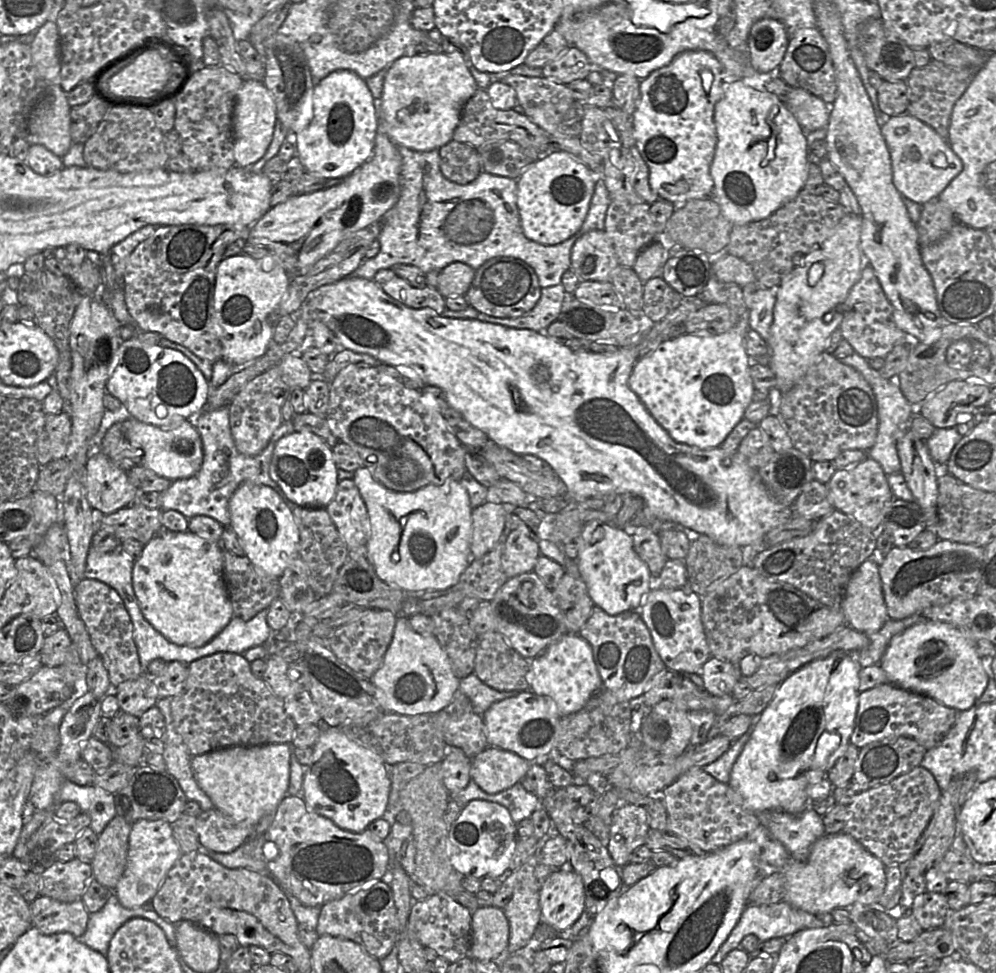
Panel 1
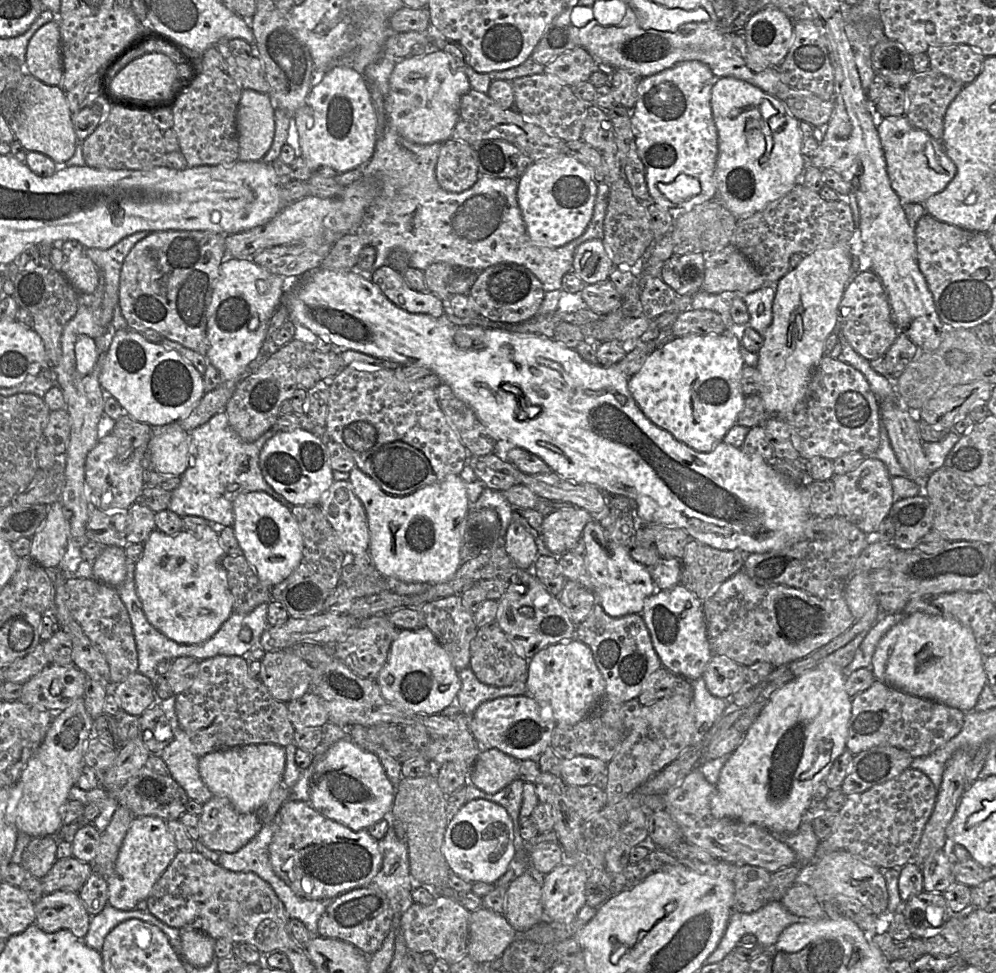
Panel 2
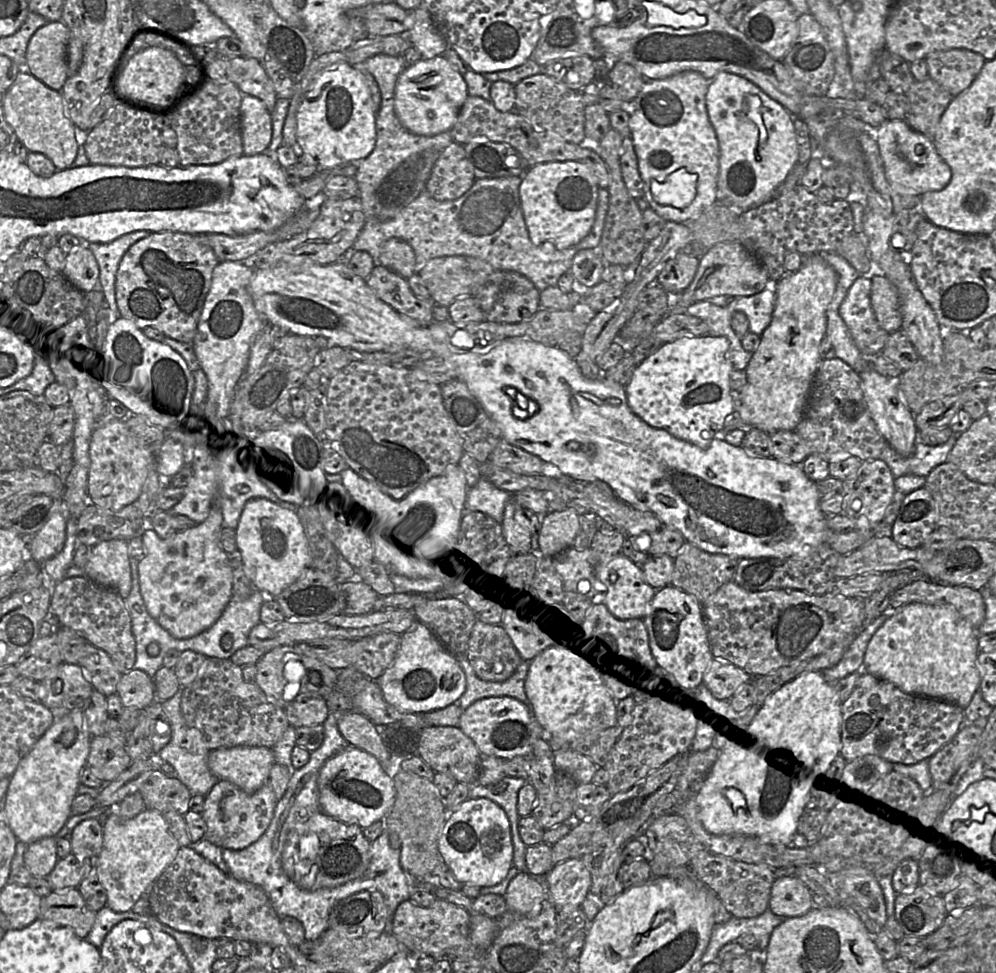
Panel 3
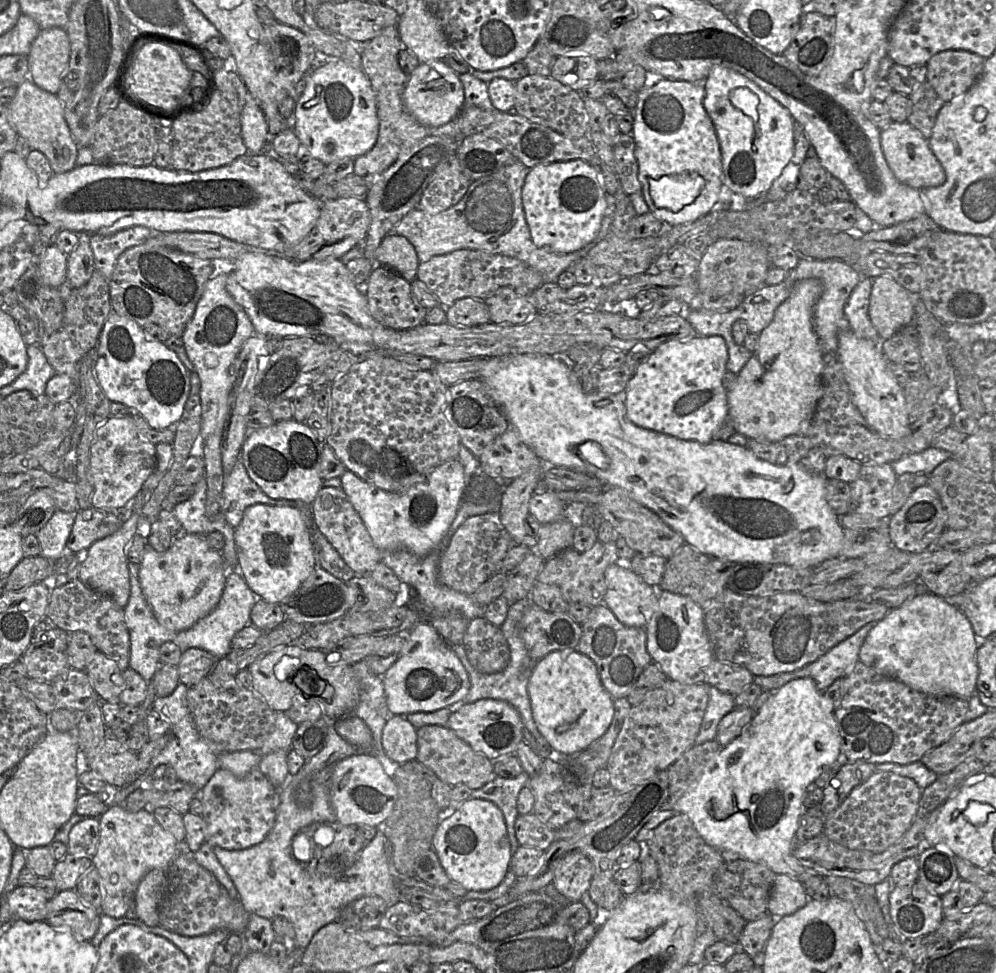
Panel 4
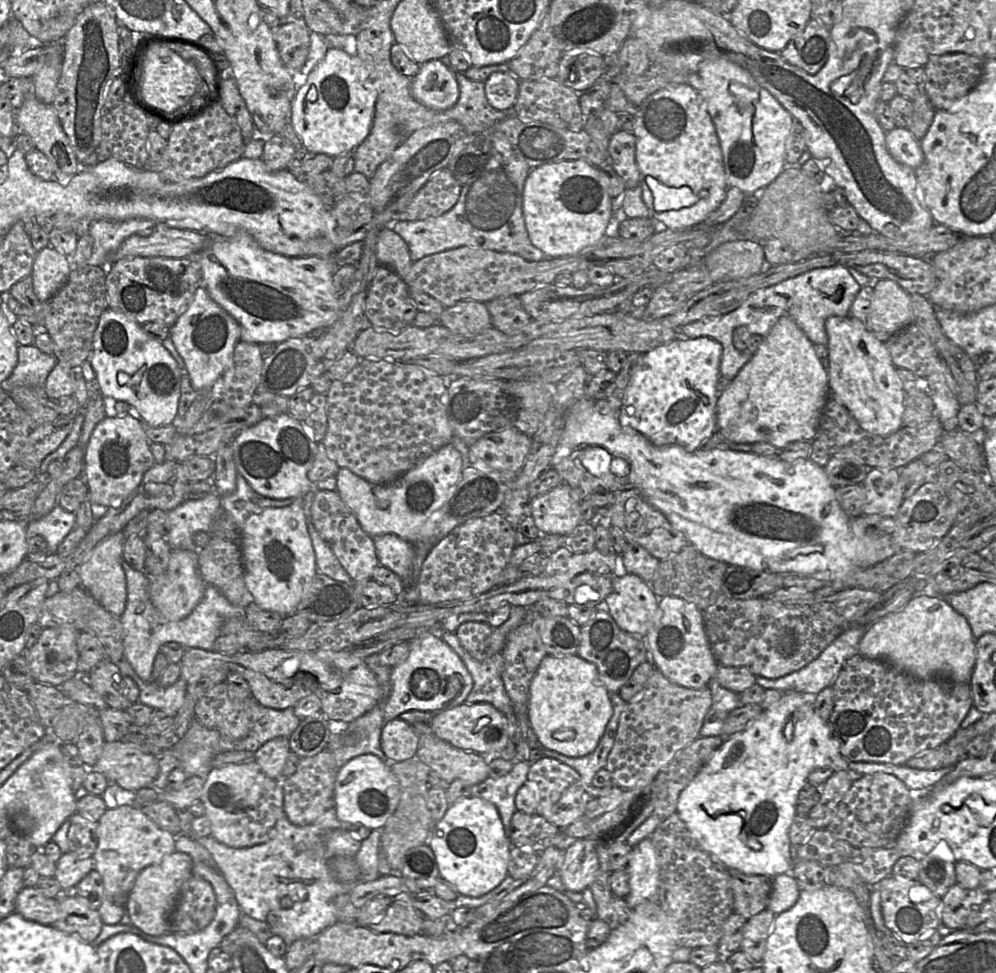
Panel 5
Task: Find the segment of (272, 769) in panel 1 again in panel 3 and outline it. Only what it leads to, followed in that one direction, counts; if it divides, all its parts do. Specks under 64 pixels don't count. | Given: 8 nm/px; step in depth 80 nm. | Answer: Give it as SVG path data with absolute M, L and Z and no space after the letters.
M266 747L220 748L208 755L208 767L217 780L228 781L249 794L268 782L275 763L272 748Z

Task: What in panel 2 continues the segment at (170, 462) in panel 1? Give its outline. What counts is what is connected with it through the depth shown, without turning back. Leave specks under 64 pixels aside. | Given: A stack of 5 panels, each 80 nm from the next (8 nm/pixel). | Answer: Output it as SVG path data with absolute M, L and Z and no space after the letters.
M167 425L153 427L149 443L151 464L162 474L182 475L189 464L190 432L170 429Z

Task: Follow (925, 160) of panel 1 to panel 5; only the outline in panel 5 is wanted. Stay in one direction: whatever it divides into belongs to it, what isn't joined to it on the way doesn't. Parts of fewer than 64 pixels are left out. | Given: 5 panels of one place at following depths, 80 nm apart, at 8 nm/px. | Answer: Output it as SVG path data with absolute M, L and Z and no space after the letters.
M895 127L886 132L885 142L891 156L899 163L914 170L923 163L920 142L907 128Z

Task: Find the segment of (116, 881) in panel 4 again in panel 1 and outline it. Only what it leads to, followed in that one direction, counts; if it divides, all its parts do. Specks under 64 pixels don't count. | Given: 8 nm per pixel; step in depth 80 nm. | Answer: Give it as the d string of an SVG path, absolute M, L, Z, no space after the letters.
M162 819L136 821L129 834L126 868L112 893L125 908L148 905L181 855L182 852L173 837L172 824Z

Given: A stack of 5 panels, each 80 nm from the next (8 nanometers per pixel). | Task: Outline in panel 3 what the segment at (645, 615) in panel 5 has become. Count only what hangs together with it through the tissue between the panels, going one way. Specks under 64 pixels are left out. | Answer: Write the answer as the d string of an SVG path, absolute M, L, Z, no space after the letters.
M619 553L609 561L598 565L596 578L603 587L601 603L614 617L620 620L644 618L656 590L646 582L641 566Z

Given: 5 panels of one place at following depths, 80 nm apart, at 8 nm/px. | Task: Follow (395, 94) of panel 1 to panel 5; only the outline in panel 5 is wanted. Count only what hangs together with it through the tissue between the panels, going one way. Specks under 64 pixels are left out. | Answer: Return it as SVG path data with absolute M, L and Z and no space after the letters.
M430 60L421 64L418 73L412 78L411 93L416 101L427 108L445 111L454 106L459 99L459 86L455 72L441 60Z

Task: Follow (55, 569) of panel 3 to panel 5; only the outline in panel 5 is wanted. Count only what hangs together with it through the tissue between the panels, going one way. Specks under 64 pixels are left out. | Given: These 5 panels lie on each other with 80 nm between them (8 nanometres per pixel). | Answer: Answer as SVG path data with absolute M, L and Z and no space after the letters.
M56 505L45 516L27 523L28 536L41 535L46 540L48 553L56 553L59 544L76 524L76 515Z

